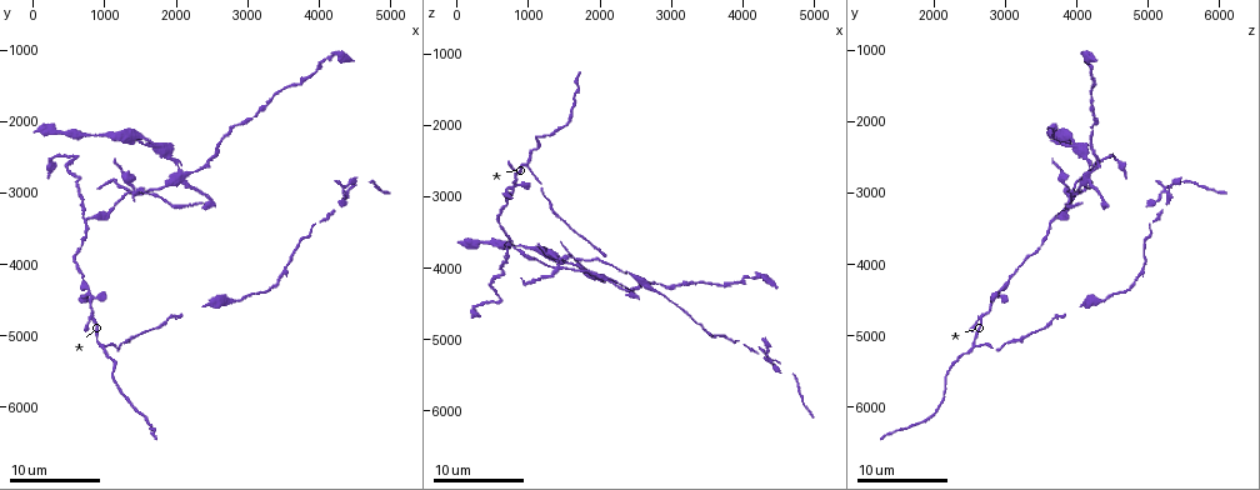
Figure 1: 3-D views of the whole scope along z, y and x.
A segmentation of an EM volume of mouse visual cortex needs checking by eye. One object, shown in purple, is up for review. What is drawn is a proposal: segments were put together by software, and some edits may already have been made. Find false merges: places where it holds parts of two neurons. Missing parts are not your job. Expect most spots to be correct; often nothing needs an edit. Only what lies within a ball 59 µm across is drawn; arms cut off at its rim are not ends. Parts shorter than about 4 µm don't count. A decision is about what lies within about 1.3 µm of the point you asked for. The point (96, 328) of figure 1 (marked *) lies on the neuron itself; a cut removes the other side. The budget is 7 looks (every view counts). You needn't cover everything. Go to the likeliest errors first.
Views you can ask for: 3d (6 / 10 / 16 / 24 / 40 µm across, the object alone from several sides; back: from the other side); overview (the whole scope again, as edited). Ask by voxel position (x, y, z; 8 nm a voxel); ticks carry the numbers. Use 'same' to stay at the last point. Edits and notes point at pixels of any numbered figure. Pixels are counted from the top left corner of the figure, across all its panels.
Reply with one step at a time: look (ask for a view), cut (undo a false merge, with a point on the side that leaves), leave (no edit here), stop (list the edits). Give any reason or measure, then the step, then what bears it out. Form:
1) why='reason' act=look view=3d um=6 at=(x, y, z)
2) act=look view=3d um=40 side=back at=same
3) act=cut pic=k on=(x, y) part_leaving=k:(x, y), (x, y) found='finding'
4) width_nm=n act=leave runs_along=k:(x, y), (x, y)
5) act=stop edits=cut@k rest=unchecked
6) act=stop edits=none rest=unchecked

why='looks like a crossing' act=look view=3d um=10 at=(1450, 3000, 3950)

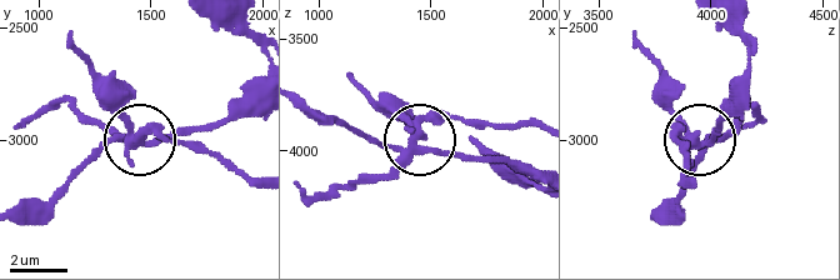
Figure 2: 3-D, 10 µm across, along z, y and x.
act=cut pic=2 on=(154, 130) part_leaving=2:(414, 149), (421, 130), (456, 115), (535, 125) found='a second neuron is stuck on'

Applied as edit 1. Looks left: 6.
act=look view=overview

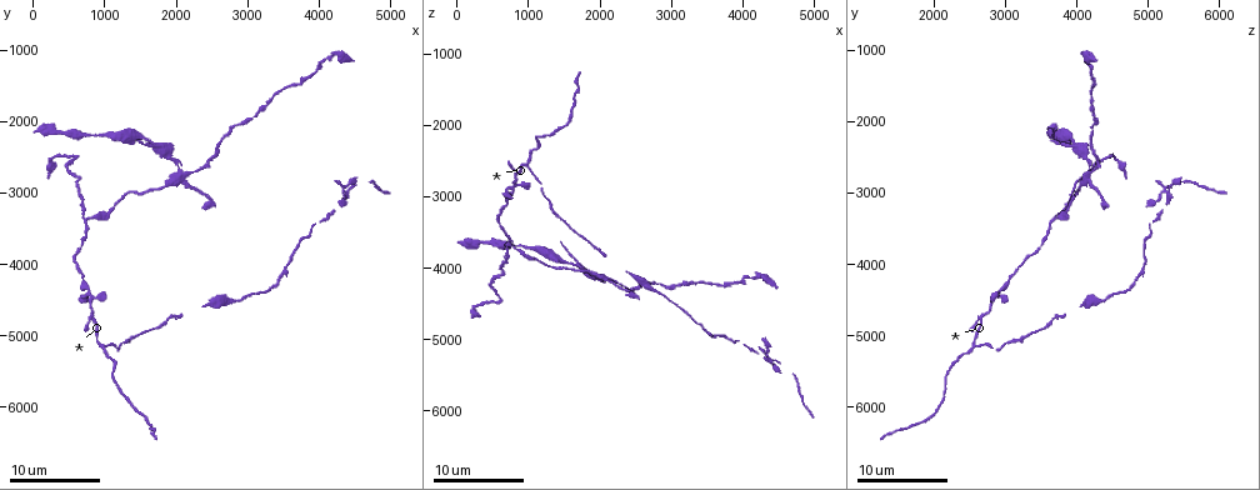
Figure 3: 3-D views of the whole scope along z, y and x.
why='three-way junction' act=look view=3d um=10 at=(1000, 5150, 2550)

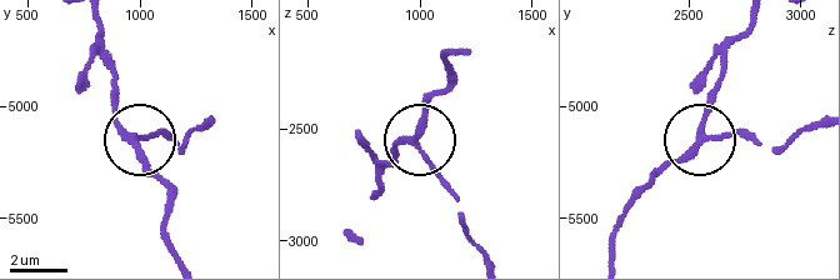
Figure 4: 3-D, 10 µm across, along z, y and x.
arms=3 act=leave runs_along=4:(716, 83), (700, 138), (654, 179) found='continuous, no second neuron'

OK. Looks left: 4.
why='three-way junction' act=look view=3d um=10 at=(700, 3350, 3700)

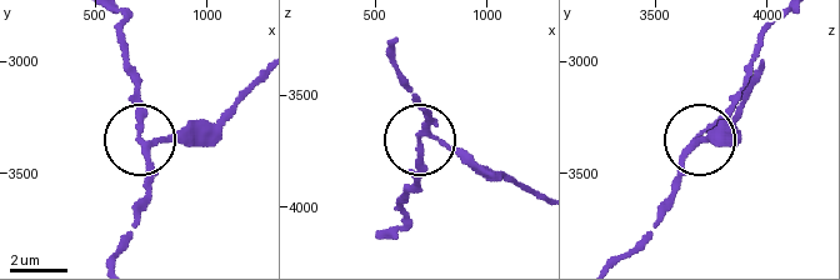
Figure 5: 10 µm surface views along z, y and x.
act=look view=3d um=6 at=(730, 3360, 3680)

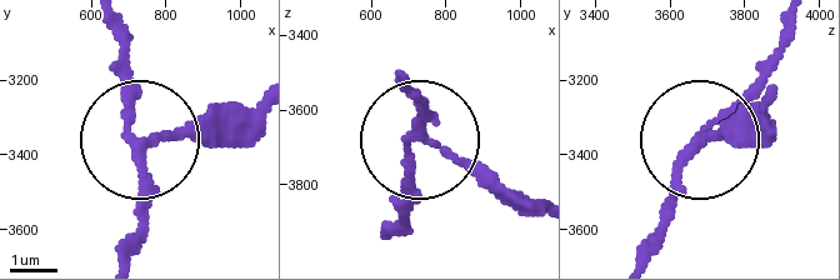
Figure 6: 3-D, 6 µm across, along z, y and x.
width_nm=180 act=leave found='continuous, no second neuron'

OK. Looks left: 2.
act=stop edits=cut@2 rest=unchecked

